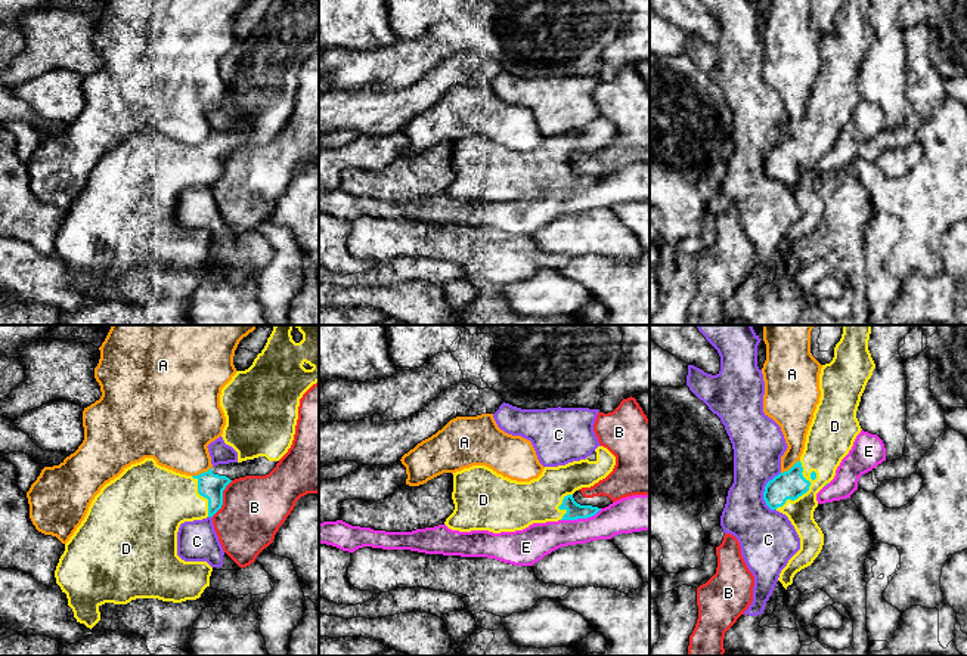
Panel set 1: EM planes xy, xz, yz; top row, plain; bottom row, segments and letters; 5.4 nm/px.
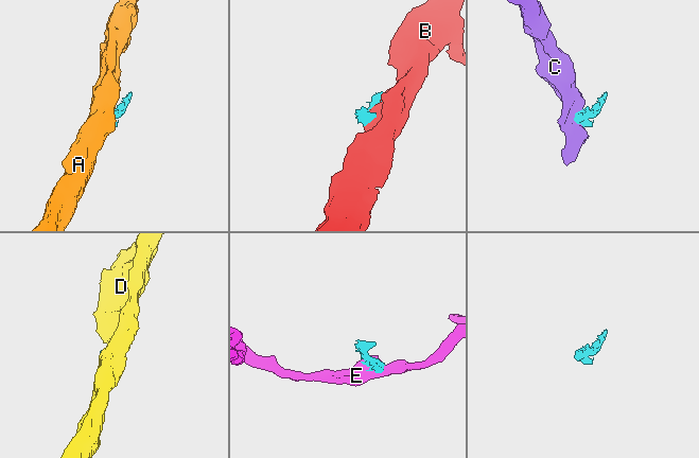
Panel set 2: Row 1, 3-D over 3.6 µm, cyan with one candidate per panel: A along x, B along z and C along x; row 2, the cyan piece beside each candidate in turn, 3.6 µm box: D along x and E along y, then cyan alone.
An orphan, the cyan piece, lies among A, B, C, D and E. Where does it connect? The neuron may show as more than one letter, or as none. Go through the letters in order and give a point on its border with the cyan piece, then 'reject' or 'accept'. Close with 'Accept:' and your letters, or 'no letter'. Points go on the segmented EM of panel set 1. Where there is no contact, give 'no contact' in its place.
A: contact xy (201, 473); reject
B: contact xy (222, 498); reject
C: contact yz (765, 491); reject
D: contact yz (799, 495); accept
E: contact xz (580, 517); reject
Accept: D

